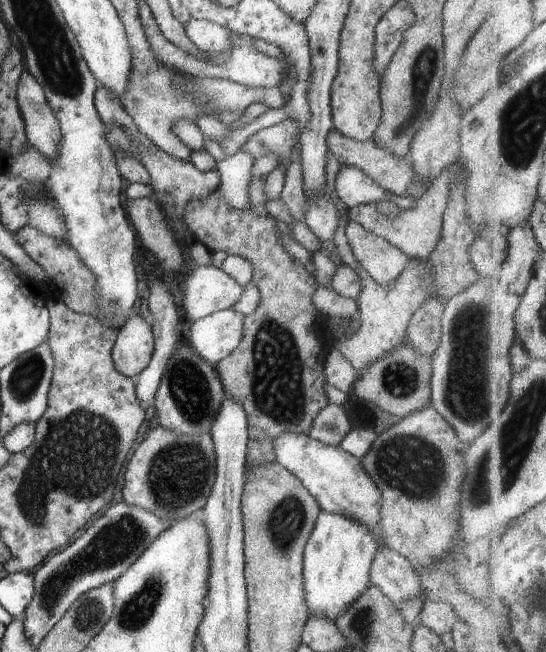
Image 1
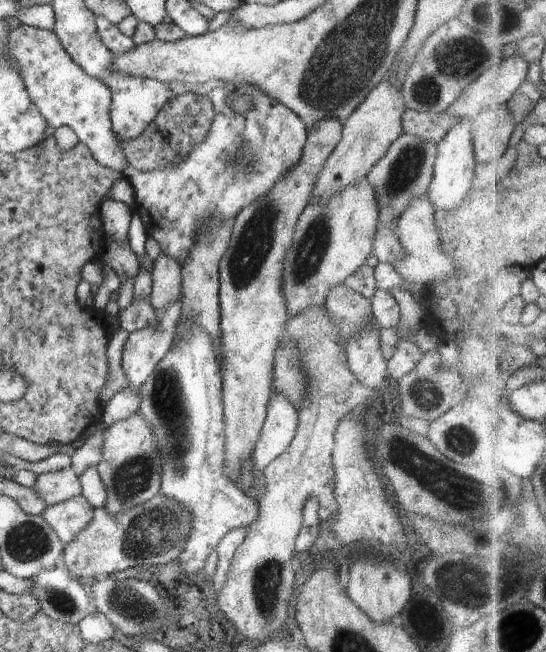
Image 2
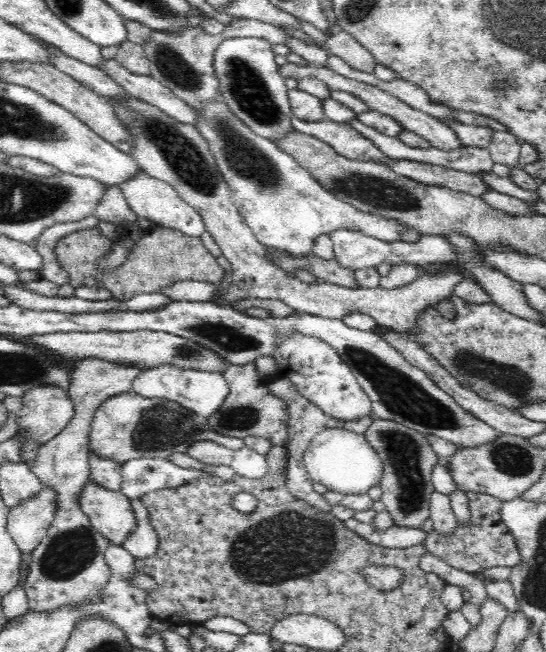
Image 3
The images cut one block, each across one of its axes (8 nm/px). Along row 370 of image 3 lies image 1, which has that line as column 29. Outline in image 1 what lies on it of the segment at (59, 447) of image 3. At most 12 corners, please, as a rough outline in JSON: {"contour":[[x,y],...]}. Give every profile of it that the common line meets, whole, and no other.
{"contour":[[26,68],[17,105],[27,140],[53,161],[61,132]]}

